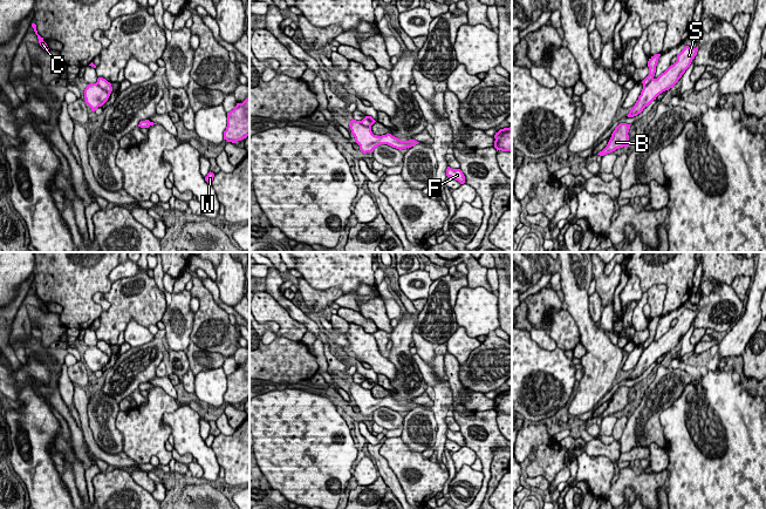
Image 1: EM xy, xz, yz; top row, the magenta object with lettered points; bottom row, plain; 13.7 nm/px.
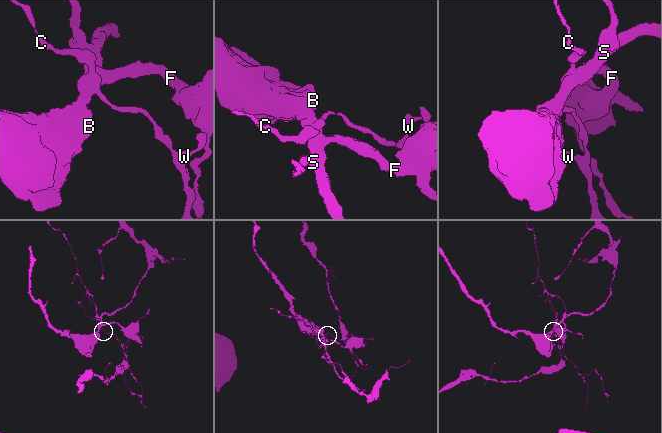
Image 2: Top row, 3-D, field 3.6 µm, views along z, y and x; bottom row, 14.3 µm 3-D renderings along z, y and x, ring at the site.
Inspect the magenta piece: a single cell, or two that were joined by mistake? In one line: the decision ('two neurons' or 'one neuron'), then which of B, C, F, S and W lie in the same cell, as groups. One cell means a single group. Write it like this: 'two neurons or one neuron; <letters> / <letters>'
two neurons; B F S / C W

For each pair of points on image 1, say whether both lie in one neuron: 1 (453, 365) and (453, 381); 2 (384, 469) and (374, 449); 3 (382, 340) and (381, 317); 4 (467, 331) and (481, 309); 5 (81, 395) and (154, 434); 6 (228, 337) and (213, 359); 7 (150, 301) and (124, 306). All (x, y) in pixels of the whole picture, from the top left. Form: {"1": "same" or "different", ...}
{"1": "same", "2": "same", "3": "different", "4": "same", "5": "different", "6": "different", "7": "same"}

